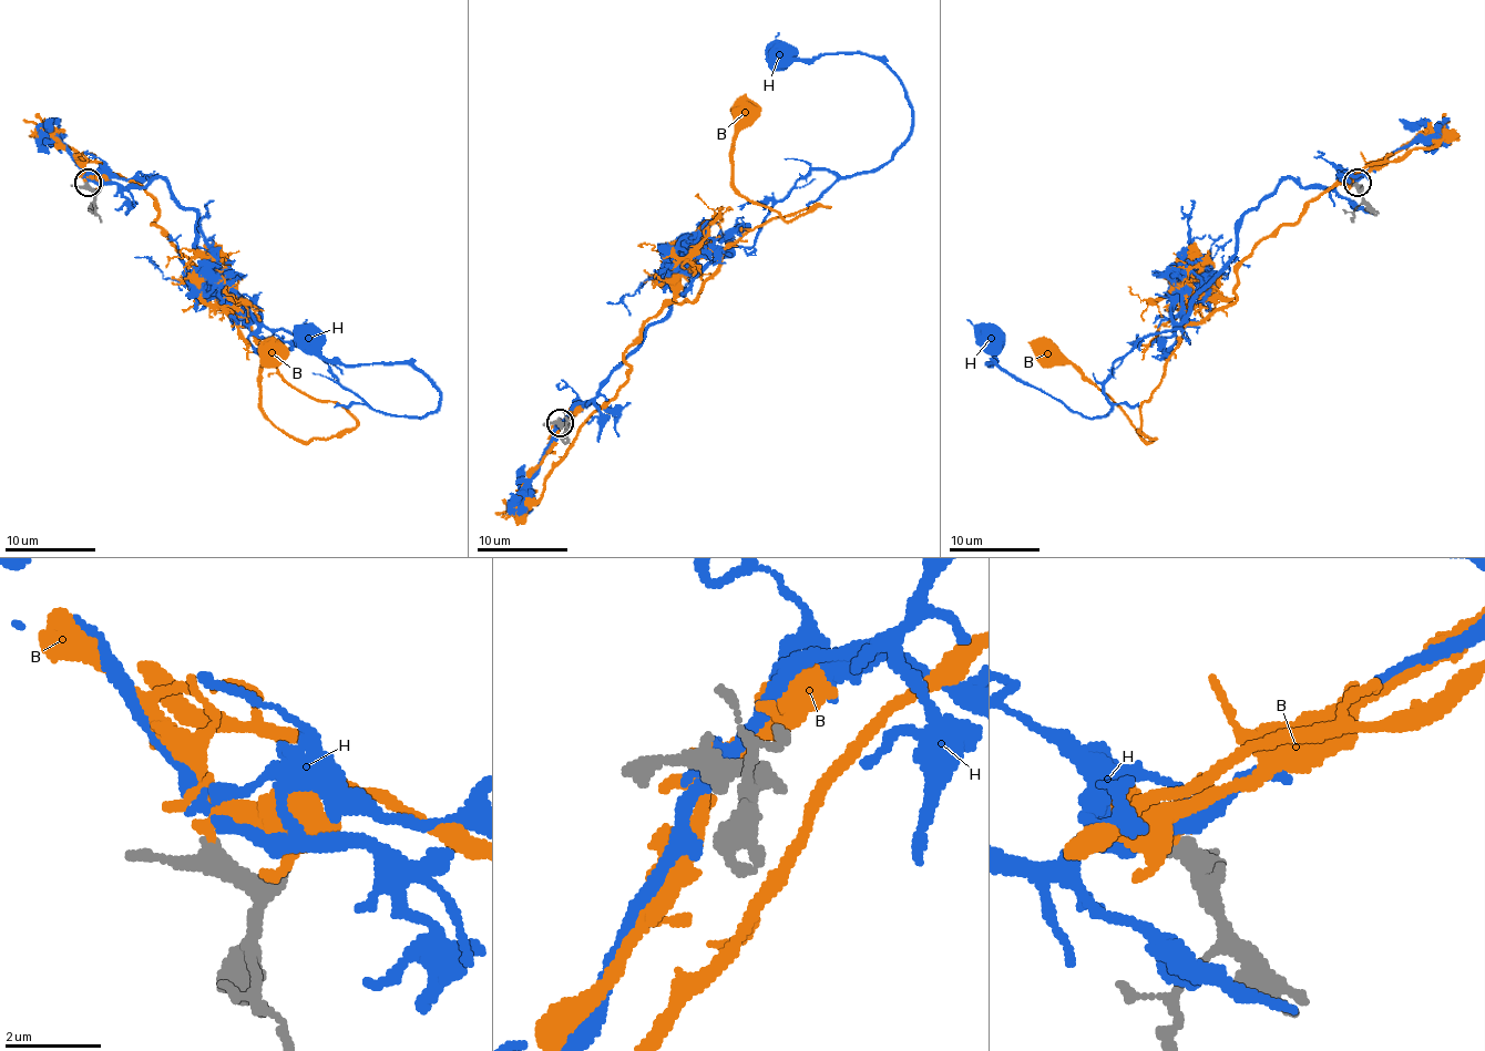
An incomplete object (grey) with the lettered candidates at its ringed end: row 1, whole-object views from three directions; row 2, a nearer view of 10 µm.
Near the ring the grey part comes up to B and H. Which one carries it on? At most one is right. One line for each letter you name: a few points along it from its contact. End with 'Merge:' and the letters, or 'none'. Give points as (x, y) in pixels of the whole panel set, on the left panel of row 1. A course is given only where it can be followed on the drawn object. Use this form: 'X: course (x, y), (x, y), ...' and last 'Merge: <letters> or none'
H: course (86, 181), (162, 178), (268, 328), (376, 410), (439, 405), (413, 364), (330, 362), (307, 319)
Merge: H

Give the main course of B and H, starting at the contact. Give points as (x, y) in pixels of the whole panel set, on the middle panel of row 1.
B: (559, 419), (528, 501), (666, 304), (693, 300), (747, 230), (829, 205), (786, 222), (734, 185), (745, 94)
H: (559, 421), (671, 300), (755, 244), (800, 178), (879, 169), (911, 131), (886, 64), (792, 58), (779, 33)

